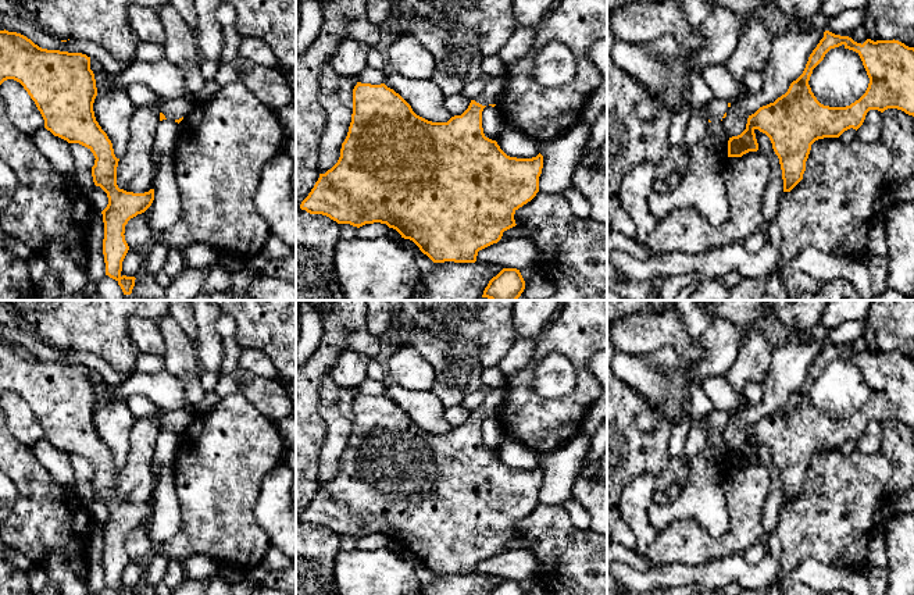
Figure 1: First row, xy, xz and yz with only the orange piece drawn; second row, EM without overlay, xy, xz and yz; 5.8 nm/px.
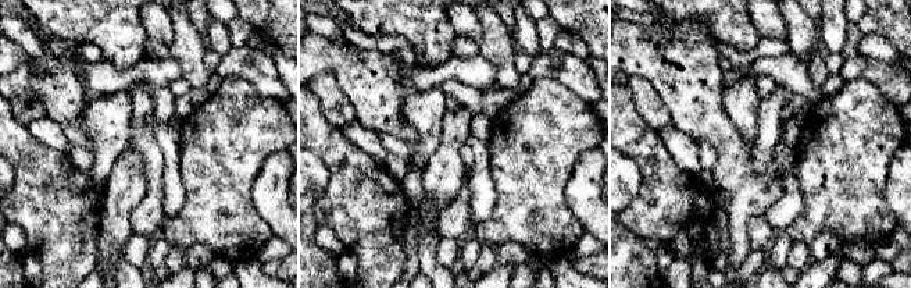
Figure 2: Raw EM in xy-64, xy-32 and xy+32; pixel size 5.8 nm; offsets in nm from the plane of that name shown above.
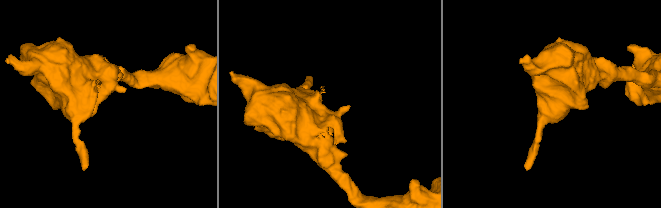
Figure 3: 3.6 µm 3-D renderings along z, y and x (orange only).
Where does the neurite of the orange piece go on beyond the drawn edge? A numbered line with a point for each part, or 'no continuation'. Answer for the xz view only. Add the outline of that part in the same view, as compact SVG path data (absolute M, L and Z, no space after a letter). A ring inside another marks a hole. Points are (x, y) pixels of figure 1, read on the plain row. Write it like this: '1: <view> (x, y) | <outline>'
1: xz (493, 401) | M507 386L493 389L486 395L485 402L474 411L482 417L497 416L499 409L508 392Z

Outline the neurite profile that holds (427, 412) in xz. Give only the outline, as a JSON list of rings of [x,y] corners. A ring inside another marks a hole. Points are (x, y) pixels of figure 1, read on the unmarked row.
[[[390,380],[385,384],[385,396],[399,405],[417,427],[432,434],[447,434],[451,430],[442,402],[432,391],[410,391]]]

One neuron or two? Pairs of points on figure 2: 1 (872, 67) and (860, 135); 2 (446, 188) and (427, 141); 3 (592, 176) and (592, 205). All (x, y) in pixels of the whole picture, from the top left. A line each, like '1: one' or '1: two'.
1: two
2: two
3: one

